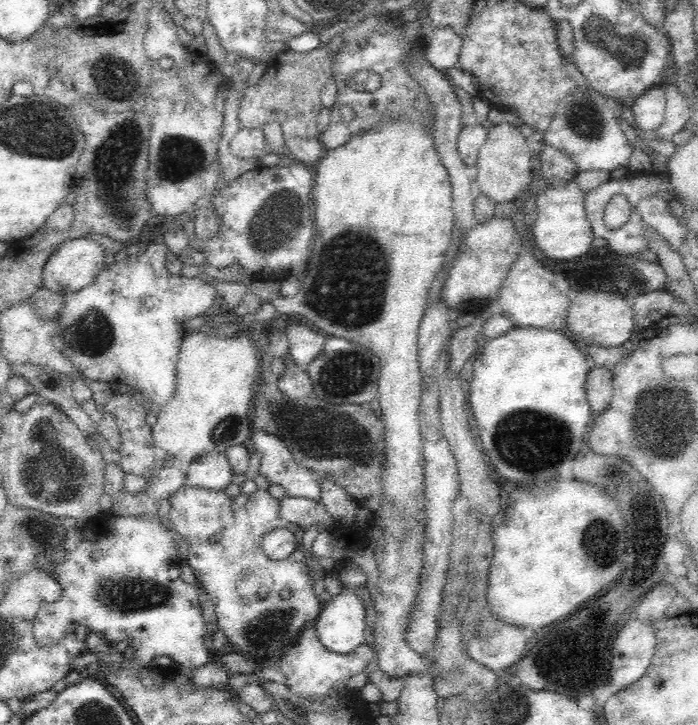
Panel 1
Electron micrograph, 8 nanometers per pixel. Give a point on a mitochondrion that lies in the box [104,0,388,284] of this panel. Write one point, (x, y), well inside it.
(278, 220)

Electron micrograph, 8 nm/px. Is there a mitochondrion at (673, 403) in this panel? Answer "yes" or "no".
yes

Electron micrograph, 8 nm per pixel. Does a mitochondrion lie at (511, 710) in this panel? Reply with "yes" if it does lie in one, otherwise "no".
yes

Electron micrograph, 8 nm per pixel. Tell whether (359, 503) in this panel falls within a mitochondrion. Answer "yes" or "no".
no

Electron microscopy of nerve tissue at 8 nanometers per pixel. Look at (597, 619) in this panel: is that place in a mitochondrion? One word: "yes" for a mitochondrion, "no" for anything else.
no

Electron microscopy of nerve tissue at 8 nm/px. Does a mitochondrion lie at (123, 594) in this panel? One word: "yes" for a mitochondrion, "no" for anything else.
yes

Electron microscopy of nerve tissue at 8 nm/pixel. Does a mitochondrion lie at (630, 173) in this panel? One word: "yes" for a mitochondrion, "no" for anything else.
no

